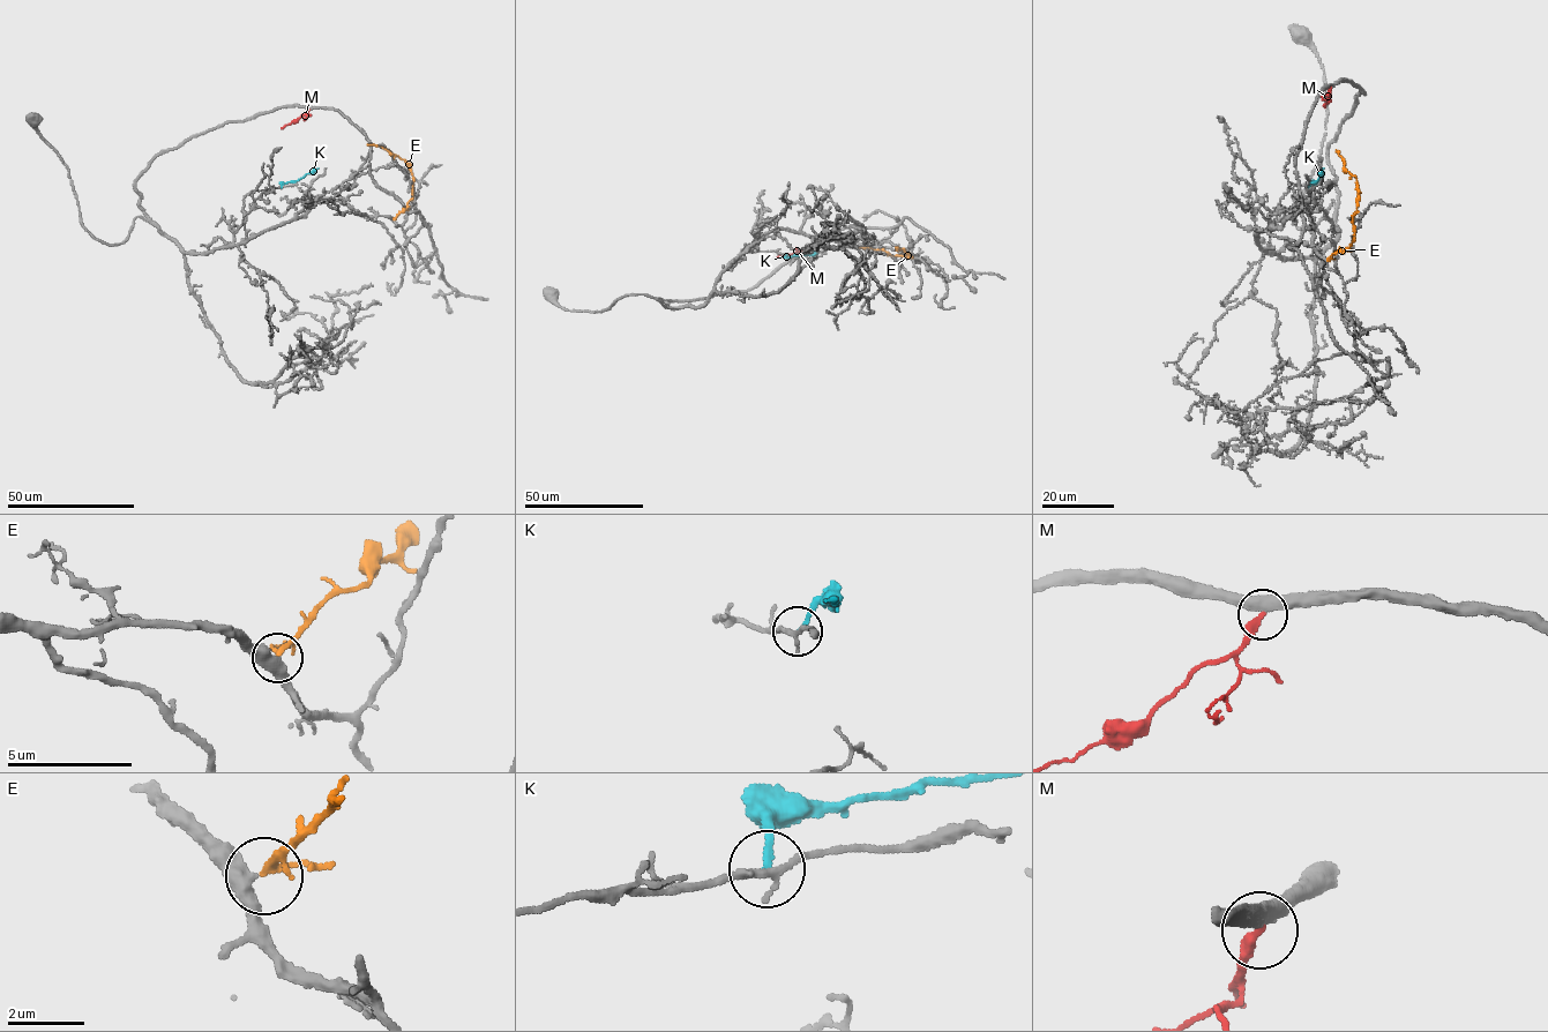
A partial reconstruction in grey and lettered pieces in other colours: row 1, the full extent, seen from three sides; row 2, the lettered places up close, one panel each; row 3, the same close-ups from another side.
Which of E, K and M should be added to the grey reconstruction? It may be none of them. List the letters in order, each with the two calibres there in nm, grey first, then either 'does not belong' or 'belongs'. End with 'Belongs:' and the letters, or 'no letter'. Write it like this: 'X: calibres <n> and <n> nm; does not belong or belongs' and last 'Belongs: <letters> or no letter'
E: calibres 440 and 130 nm; belongs
K: calibres 200 and 170 nm; does not belong
M: calibres 400 and 300 nm; does not belong
Belongs: E

